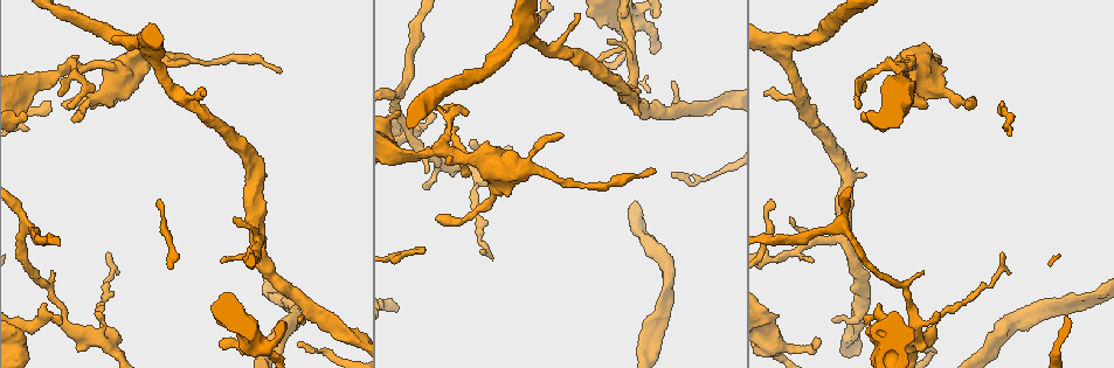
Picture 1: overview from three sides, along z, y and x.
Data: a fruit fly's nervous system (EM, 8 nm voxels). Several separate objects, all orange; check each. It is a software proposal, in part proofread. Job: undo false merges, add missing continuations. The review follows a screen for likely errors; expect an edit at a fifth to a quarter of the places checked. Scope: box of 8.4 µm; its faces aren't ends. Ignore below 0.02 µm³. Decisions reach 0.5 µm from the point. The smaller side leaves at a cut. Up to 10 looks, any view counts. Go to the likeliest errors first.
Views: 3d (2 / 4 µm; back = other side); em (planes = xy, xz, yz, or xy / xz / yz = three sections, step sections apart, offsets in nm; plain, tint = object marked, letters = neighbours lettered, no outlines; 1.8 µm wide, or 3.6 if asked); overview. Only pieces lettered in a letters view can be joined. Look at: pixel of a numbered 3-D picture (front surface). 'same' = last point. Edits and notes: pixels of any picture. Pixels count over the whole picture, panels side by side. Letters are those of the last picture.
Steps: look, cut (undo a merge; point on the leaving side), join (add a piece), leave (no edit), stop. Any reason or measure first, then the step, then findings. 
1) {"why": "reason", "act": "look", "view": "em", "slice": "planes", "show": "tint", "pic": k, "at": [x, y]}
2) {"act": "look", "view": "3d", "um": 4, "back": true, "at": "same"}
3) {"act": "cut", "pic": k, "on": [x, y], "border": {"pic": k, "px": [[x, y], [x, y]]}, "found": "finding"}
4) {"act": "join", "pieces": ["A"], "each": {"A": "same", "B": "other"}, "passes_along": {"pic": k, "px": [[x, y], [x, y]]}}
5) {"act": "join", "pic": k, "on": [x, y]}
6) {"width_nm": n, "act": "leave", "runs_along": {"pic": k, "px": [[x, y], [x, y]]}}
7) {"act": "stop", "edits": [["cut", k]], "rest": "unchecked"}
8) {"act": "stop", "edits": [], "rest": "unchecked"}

{"why": "long arm stops here", "act": "look", "view": "3d", "um": 2, "pic": 1, "at": [860, 113]}

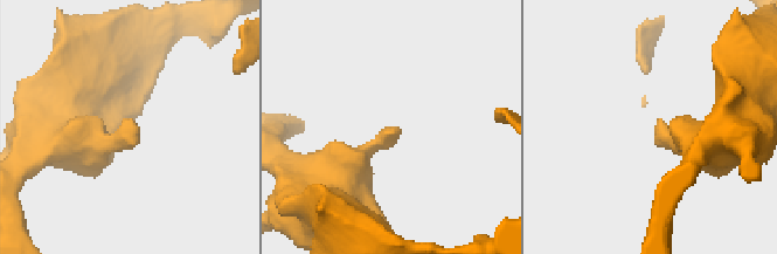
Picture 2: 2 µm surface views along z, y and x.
{"act": "look", "view": "em", "slice": "yz", "step": 16, "show": "letters", "pic": 2, "at": [399, 130]}

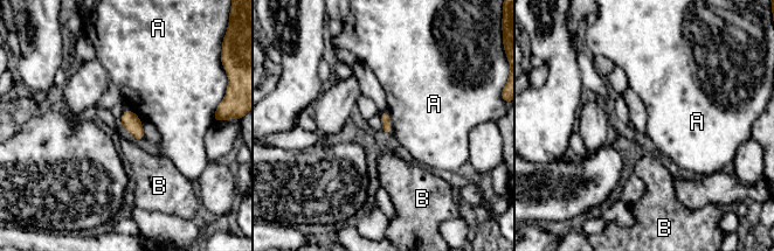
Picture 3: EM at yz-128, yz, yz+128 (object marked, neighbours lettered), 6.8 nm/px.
{"longest_contact_nm": ["A", 170], "act": "leave", "each": {"A": "other", "B": "other"}, "found": "none of them fits"}

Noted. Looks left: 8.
{"act": "look", "view": "3d", "um": 2, "pic": 1, "at": [667, 308]}

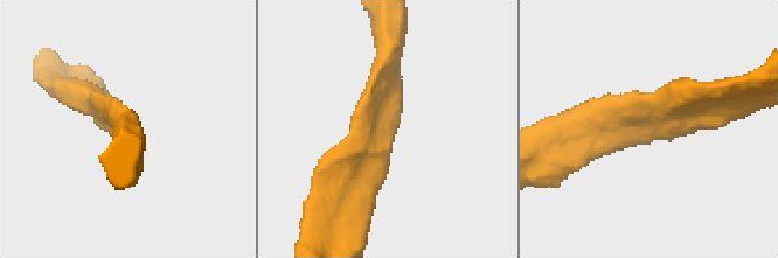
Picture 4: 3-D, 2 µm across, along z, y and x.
{"act": "look", "view": "em", "slice": "planes", "show": "letters", "pic": 4, "at": [648, 122]}

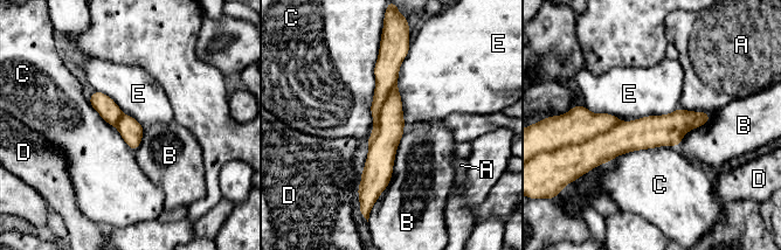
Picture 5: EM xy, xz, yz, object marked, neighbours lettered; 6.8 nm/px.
{"act": "cut", "pic": 5, "on": [382, 147], "each": {"A": "other", "B": "other", "C": "other", "D": "other", "E": "other"}, "part_leaving": {"pic": 5, "px": [[706, 116], [588, 150]]}, "found": "two neurons meet here"}

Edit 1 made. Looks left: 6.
{"why": "redraw", "act": "look", "view": "overview"}

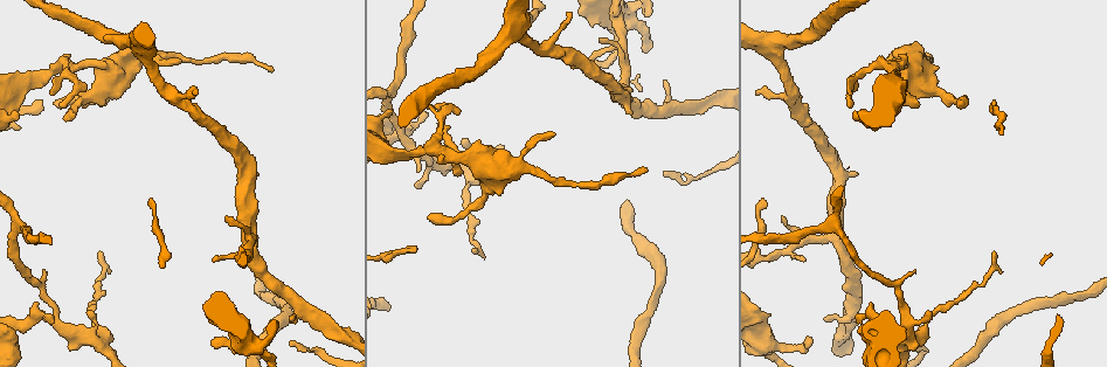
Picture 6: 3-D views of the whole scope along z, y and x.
{"why": "thin end", "act": "look", "view": "em", "slice": "planes", "show": "plain", "pic": 6, "at": [645, 170]}

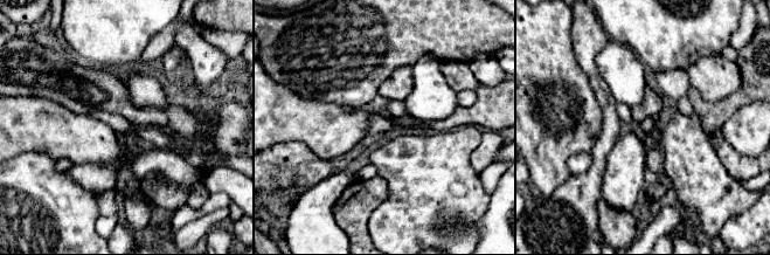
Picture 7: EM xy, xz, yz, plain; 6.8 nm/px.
{"why": "with the object marked", "act": "look", "view": "em", "slice": "planes", "show": "tint", "at": "same"}

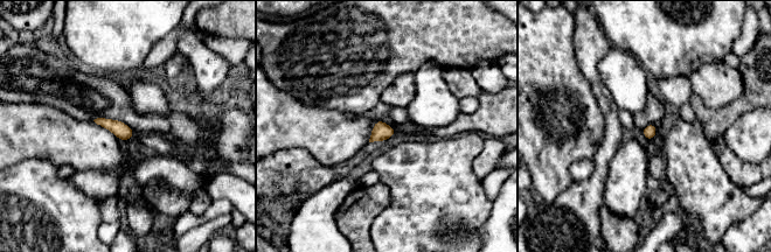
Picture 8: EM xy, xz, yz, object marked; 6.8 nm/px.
{"act": "look", "view": "em", "slice": "planes", "show": "letters", "at": "same"}

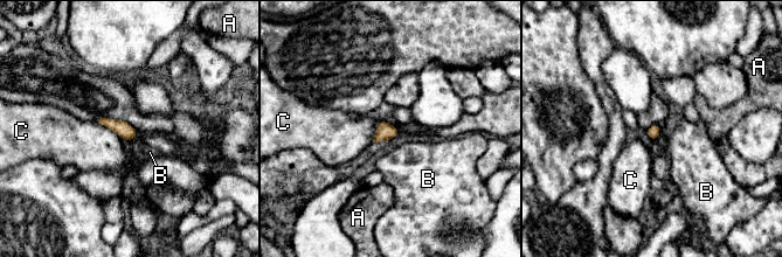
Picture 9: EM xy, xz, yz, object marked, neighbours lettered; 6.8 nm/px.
{"longest_contact_nm": ["C", 240], "act": "leave", "each": {"A": "other", "B": "other", "C": "other"}, "border": {"pic": 9, "px": [[97, 120], [111, 129], [123, 140]]}, "found": "no lettered piece goes on from it"}

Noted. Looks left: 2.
{"why": "branch stops here", "act": "look", "view": "em", "slice": "planes", "show": "letters", "pic": 6, "at": [44, 311]}

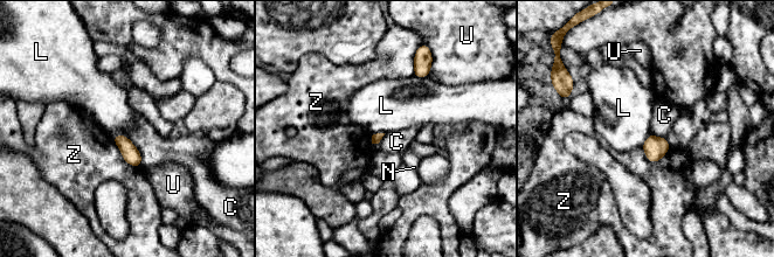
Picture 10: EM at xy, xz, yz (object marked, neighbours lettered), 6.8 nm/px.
{"act": "leave", "each": {"C": "other", "L": "other", "N": "other", "U": "other", "Z": "other"}, "found": "none of them fits"}

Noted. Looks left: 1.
{"act": "stop", "edits": [["cut", 5]], "rest": "unchecked"}

